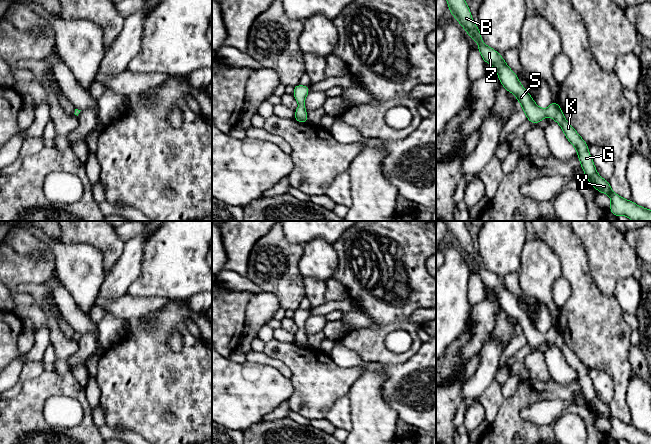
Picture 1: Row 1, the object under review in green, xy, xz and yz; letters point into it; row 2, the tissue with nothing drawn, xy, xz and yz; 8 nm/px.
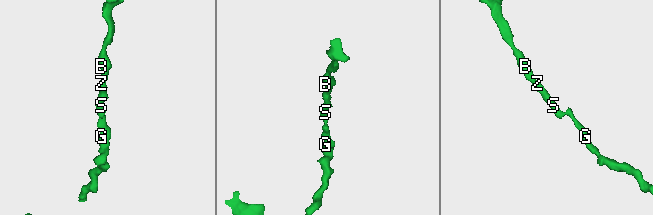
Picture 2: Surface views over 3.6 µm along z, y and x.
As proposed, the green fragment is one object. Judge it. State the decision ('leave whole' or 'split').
leave whole

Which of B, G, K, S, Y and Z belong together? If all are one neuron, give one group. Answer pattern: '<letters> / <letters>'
B G K S Y Z

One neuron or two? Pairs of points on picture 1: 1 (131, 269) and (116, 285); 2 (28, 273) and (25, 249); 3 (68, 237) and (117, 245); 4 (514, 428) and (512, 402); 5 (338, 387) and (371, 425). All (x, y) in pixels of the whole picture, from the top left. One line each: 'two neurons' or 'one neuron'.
1: one neuron
2: two neurons
3: one neuron
4: one neuron
5: two neurons

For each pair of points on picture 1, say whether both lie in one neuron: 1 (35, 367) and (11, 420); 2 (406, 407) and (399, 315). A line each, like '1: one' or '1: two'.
1: two
2: two

